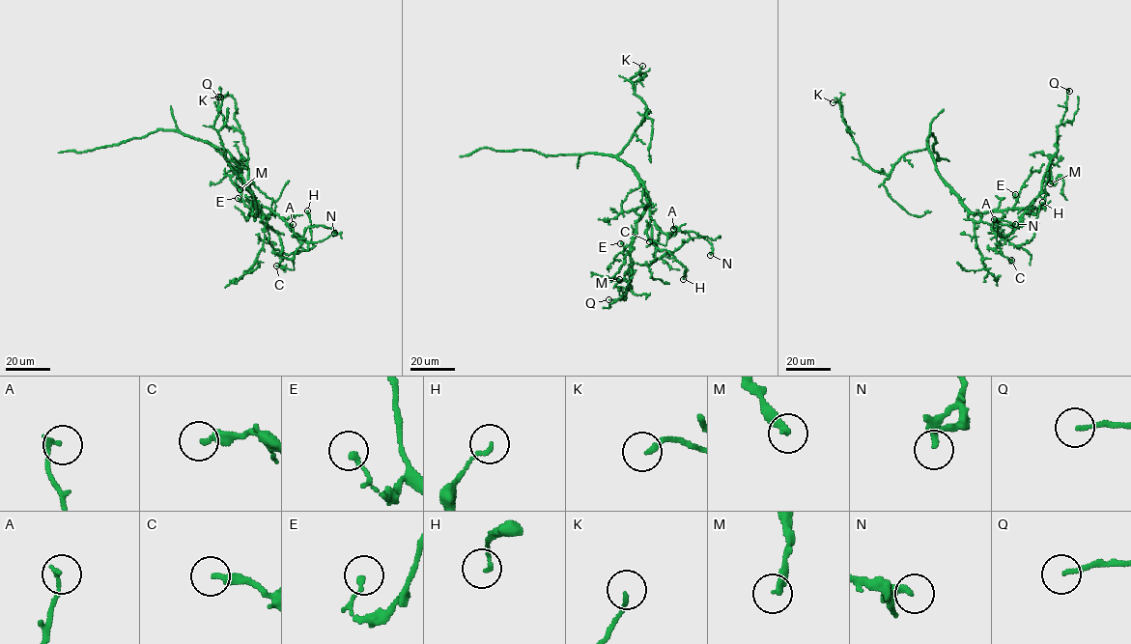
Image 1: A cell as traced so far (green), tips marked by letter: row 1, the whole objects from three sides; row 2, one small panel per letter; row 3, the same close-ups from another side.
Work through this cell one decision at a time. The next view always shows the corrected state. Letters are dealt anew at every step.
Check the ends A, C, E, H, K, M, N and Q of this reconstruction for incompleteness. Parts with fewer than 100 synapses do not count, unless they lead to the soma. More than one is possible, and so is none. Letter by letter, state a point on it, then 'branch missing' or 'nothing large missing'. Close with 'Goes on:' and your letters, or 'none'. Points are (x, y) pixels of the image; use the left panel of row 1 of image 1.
A: at (293, 224); nothing large missing
C: at (276, 266); nothing large missing
E: at (238, 198); nothing large missing
H: at (307, 210); nothing large missing
K: at (220, 97); nothing large missing
M: at (240, 189); nothing large missing
N: at (334, 233); nothing large missing
Q: at (218, 97); nothing large missing
Goes on: none

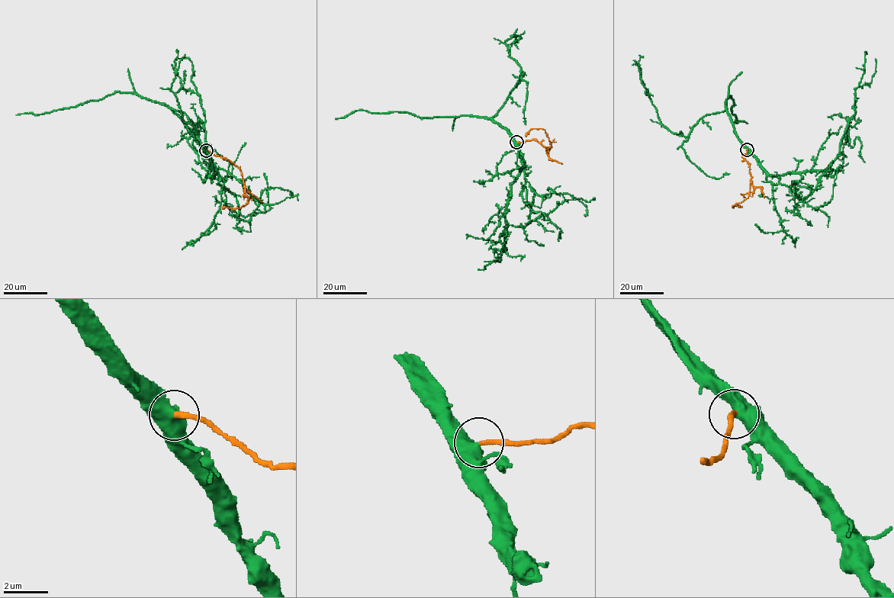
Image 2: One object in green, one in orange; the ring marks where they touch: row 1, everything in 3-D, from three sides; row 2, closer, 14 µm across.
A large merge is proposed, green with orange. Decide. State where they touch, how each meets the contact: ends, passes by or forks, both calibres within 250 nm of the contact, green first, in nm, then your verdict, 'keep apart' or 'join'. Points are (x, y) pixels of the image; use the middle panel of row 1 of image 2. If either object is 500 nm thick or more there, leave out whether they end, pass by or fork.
place (516, 142); calibres 500 and 200 nm; join

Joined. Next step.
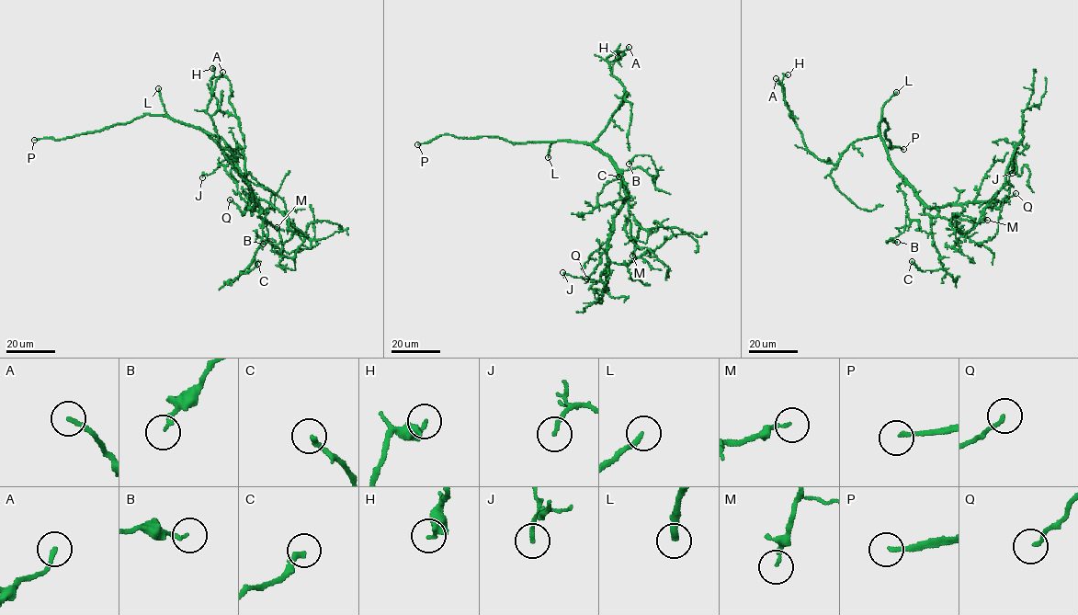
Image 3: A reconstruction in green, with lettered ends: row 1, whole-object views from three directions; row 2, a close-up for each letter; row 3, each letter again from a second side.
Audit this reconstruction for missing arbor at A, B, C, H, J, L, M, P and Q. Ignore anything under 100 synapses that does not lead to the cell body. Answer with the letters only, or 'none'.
L, P

